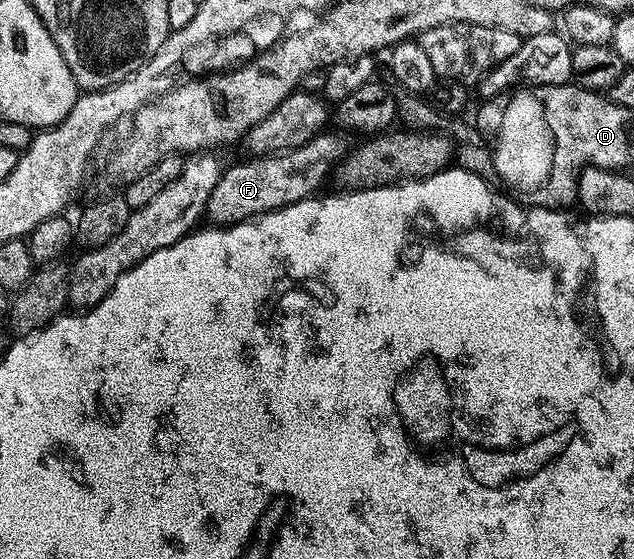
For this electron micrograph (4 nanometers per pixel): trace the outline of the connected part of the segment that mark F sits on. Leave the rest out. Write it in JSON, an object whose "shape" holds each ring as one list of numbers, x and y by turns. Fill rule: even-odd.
{"shape":[[324,130,318,136,313,137,309,142,305,142,296,148,288,148,286,152,273,152,258,158,247,158,244,164,235,164,232,168,222,169,217,186,207,199,206,219,211,219,210,223,215,226,230,226,242,224,244,220,253,220,257,216,263,216,267,212,276,212,279,208,284,208,290,204,295,204,298,200,306,200,318,193,323,184,323,179,328,179,335,165,343,159,345,147,331,130]]}

